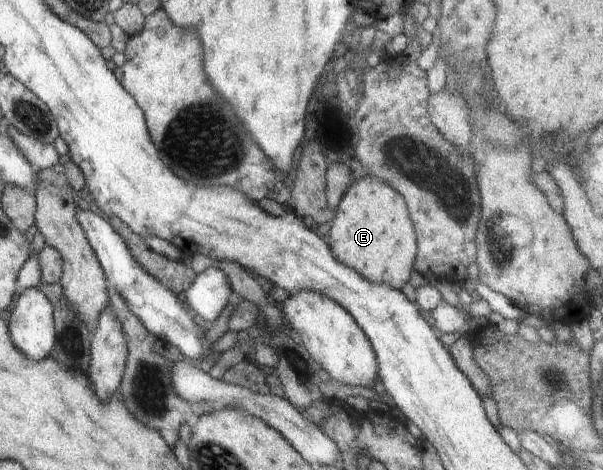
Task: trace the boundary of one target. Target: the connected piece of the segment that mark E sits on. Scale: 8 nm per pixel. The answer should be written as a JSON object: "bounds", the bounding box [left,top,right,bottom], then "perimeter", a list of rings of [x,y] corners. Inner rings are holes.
{"bounds":[324,173,416,290],"perimeter":[[[370,173],[356,180],[324,230],[329,234],[326,241],[336,261],[349,266],[362,278],[399,290],[409,281],[414,270],[416,233],[403,196],[385,180]]]}

